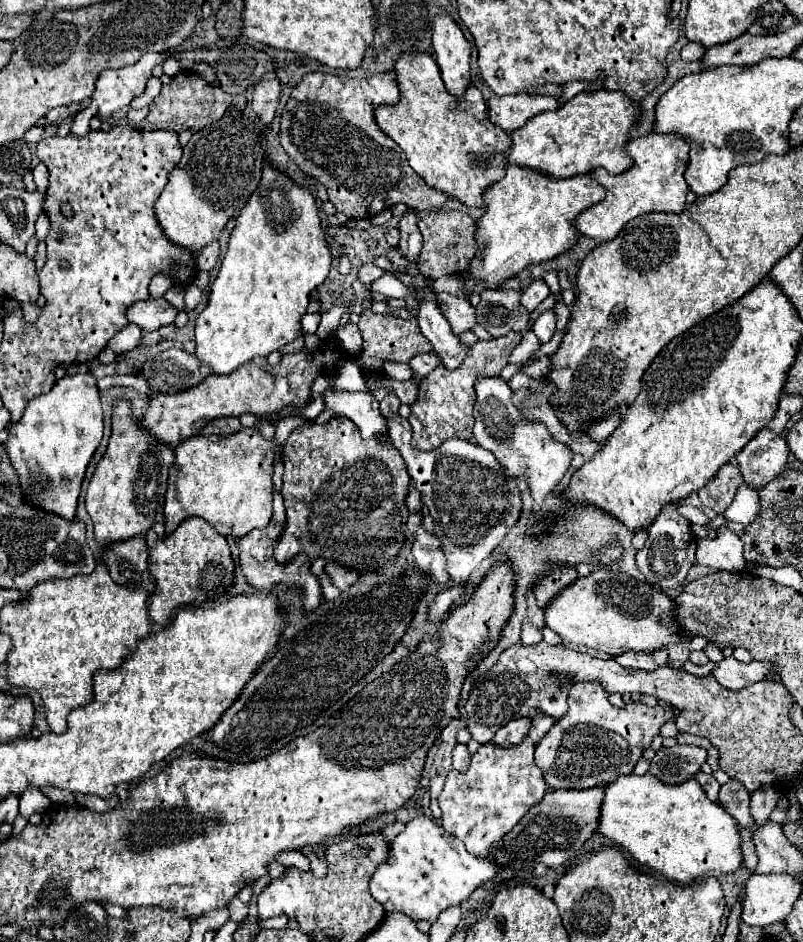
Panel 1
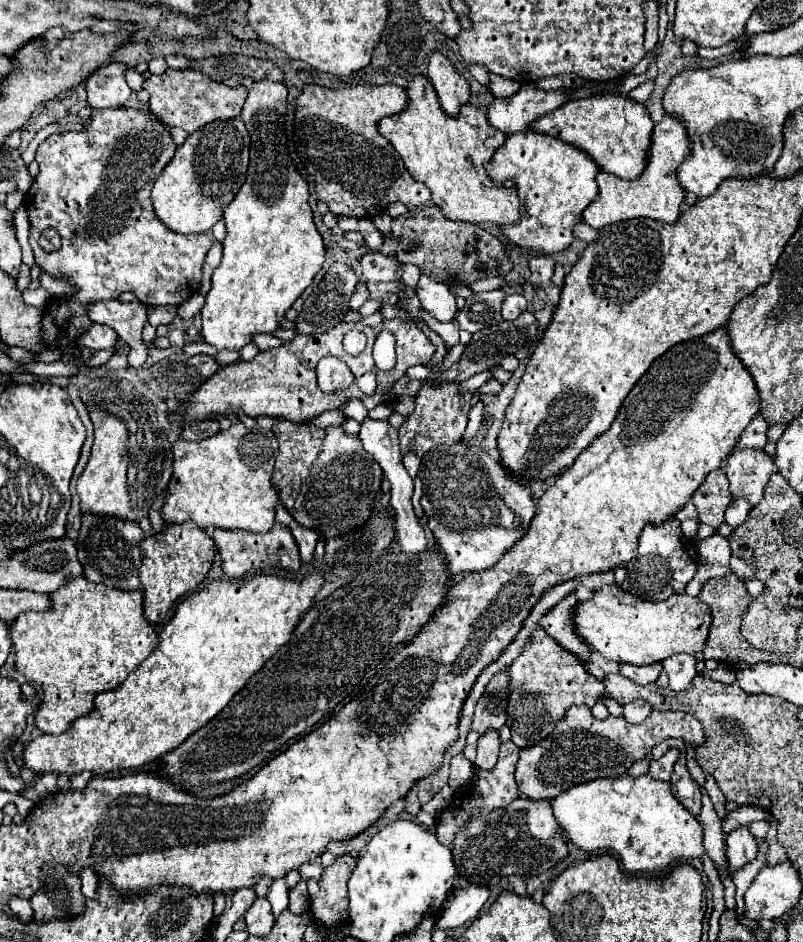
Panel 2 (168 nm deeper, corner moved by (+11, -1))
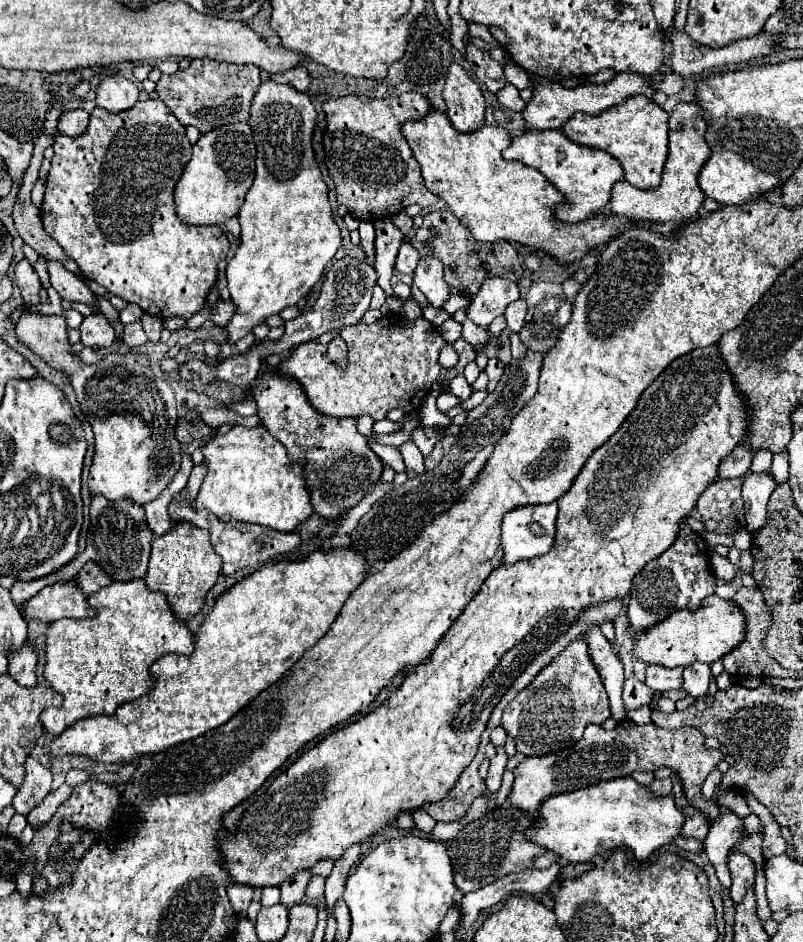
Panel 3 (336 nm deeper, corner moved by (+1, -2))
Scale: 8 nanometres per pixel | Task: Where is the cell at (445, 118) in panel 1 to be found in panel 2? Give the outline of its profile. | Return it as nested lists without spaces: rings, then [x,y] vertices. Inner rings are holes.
[[[412,77],[406,85],[406,95],[408,95],[408,107],[392,117],[384,117],[378,121],[378,131],[392,143],[392,147],[400,153],[406,171],[420,183],[424,183],[430,193],[432,201],[446,213],[446,217],[456,219],[456,221],[468,221],[468,223],[514,223],[520,217],[520,201],[516,195],[514,185],[498,185],[488,179],[488,173],[484,169],[484,163],[490,161],[494,151],[506,141],[506,135],[486,121],[484,113],[476,109],[474,105],[466,103],[460,107],[458,117],[450,117],[448,113],[442,111],[438,95],[430,83],[428,77]]]

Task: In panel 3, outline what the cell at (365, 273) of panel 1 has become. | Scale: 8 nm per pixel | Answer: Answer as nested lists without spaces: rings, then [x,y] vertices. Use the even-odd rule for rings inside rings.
[[[402,242],[398,258],[396,258],[396,270],[400,274],[414,274],[416,262],[420,260],[420,254],[416,248],[412,248],[408,242]]]

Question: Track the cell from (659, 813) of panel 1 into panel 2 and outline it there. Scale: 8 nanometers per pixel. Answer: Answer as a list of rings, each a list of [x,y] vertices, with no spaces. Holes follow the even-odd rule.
[[[620,775],[608,779],[594,779],[570,787],[566,793],[552,799],[552,809],[558,823],[566,831],[570,843],[584,851],[614,849],[624,869],[630,873],[662,873],[674,867],[674,861],[700,859],[704,849],[704,829],[672,793],[672,783],[654,777]]]

